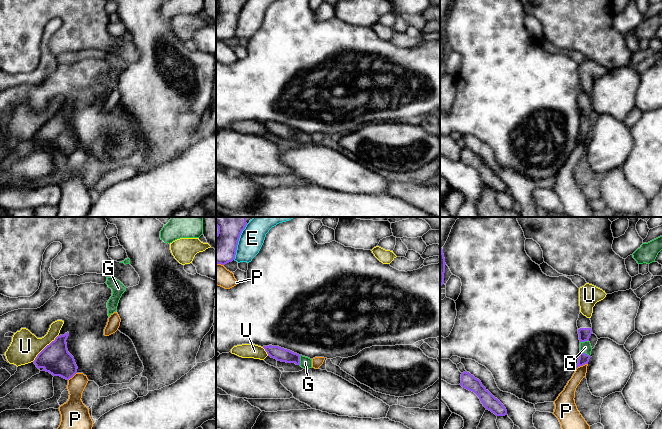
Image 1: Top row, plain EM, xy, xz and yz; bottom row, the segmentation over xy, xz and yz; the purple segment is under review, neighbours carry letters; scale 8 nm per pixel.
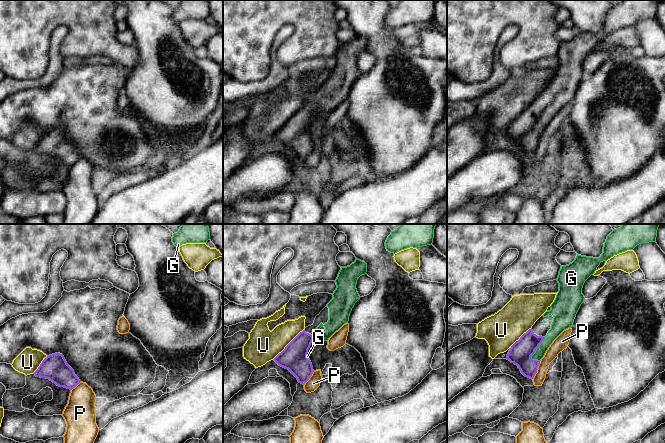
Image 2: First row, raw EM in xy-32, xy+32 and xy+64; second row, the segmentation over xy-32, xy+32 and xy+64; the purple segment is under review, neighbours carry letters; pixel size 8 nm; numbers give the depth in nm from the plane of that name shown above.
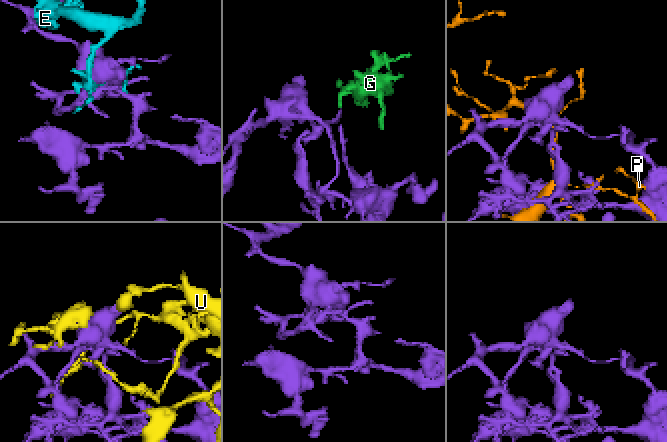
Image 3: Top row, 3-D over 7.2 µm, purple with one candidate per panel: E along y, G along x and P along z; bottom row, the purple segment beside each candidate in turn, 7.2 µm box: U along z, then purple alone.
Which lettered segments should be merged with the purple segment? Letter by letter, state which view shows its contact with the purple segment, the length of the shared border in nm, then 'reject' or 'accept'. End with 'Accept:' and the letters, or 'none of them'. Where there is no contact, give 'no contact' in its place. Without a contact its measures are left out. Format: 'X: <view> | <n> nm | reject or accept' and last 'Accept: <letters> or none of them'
E: xz | 300 nm | reject
G: xz | 80 nm | accept
P: yz | 100 nm | reject
U: xy | 300 nm | reject
Accept: G

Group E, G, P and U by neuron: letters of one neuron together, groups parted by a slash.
E / G / P / U

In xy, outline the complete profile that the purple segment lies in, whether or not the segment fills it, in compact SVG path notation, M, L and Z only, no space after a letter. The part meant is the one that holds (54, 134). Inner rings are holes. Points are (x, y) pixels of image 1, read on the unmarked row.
M69 109L57 112L33 137L38 145L69 156L77 149L74 133L68 128L66 116Z

